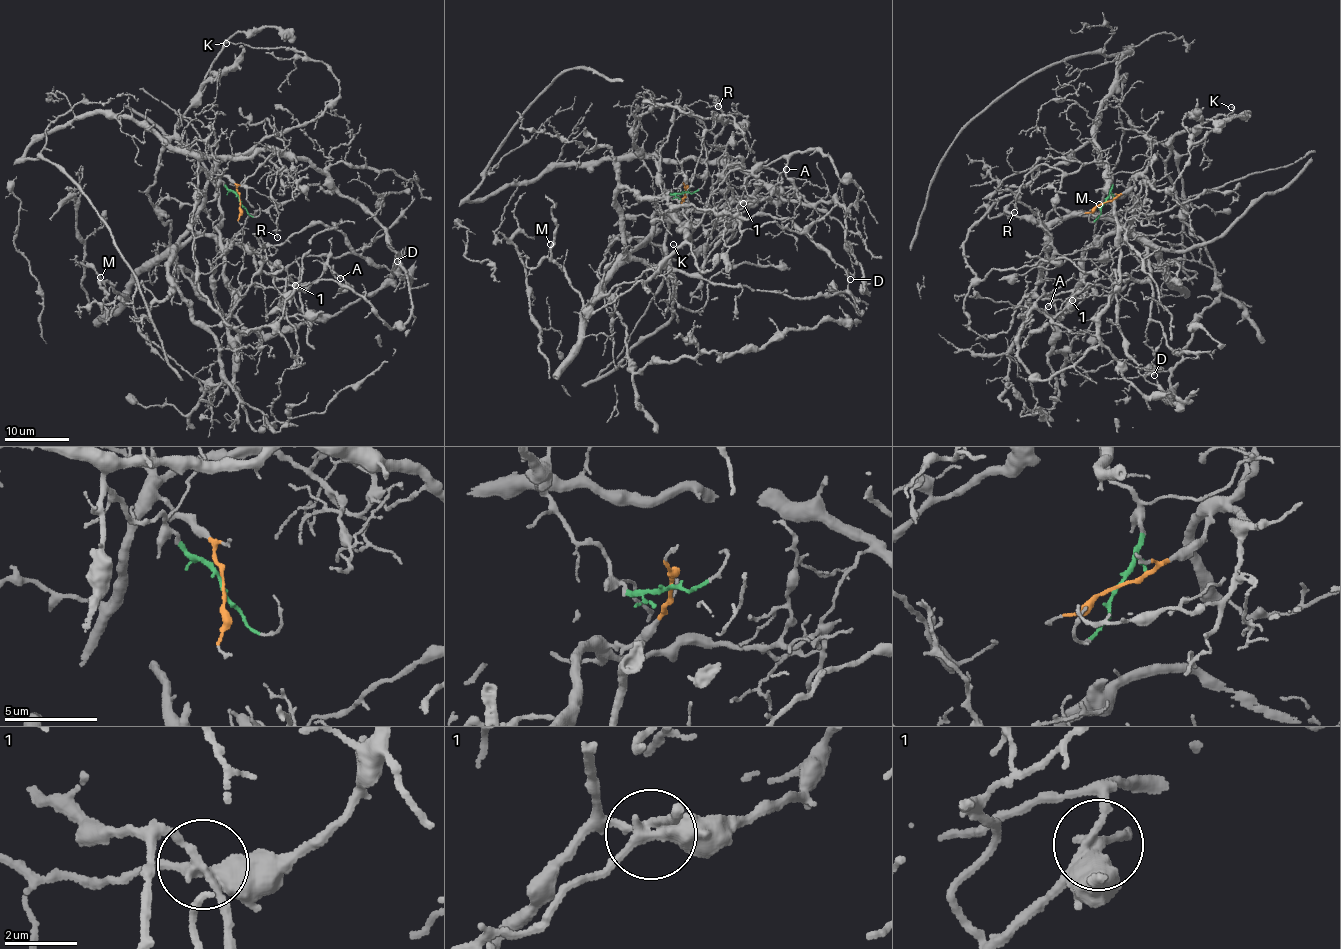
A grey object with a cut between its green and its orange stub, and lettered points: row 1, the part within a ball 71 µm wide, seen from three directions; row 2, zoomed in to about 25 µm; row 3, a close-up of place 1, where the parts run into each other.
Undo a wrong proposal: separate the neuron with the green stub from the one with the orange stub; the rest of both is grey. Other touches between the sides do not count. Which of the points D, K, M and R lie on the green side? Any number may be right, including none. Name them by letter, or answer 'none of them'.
R

